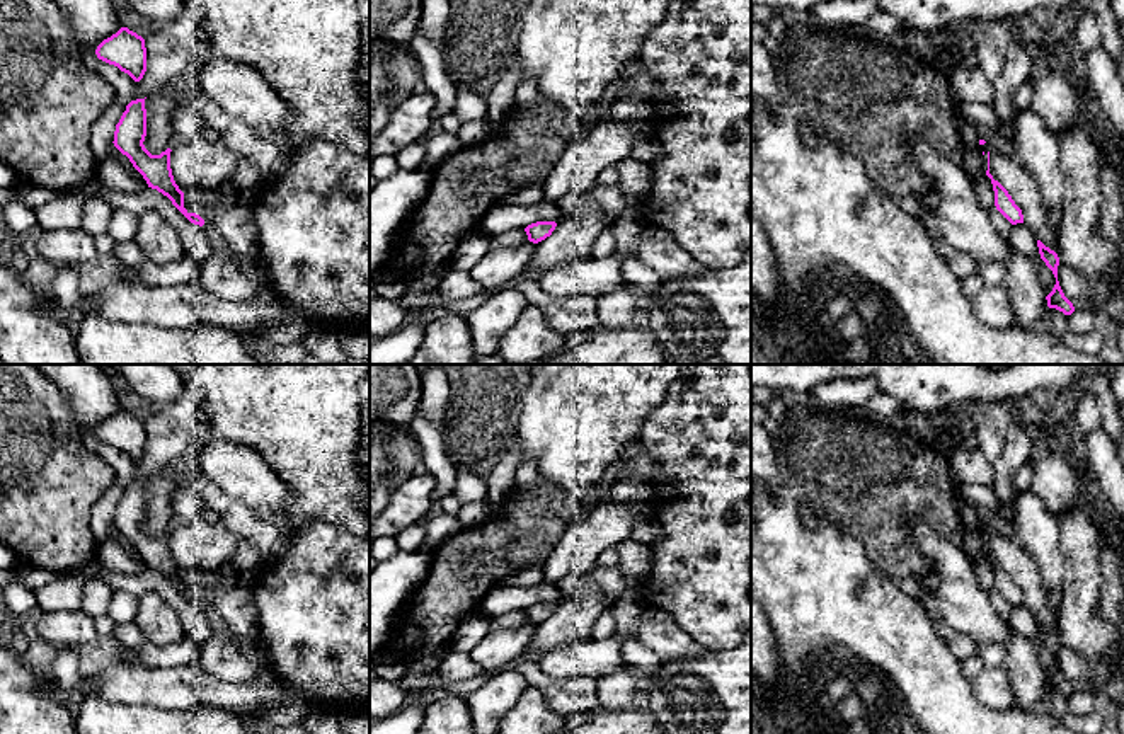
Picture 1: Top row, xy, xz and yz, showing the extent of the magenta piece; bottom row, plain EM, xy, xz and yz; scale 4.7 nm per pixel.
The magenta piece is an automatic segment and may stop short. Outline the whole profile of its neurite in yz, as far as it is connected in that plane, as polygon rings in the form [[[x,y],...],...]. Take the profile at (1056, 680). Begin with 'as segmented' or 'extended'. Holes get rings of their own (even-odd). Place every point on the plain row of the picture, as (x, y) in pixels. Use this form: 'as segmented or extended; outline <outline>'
as segmented; outline [[[1037,622],[1039,635],[1041,640],[1046,644],[1046,647],[1052,652],[1056,659],[1056,666],[1052,673],[1046,678],[1047,688],[1056,690],[1063,693],[1064,697],[1071,697],[1075,693],[1073,685],[1064,678],[1059,662],[1058,662],[1058,647],[1059,647],[1059,639],[1054,632],[1046,628],[1041,622]]]

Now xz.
as segmented; outline [[[536,603],[536,605],[528,606],[525,613],[530,623],[538,625],[545,622],[547,618],[550,618],[555,608],[557,608],[555,603]]]

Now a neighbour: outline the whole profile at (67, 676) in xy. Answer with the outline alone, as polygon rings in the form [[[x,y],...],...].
[[[58,647],[53,664],[53,683],[63,691],[75,691],[82,685],[82,673],[75,647]]]

